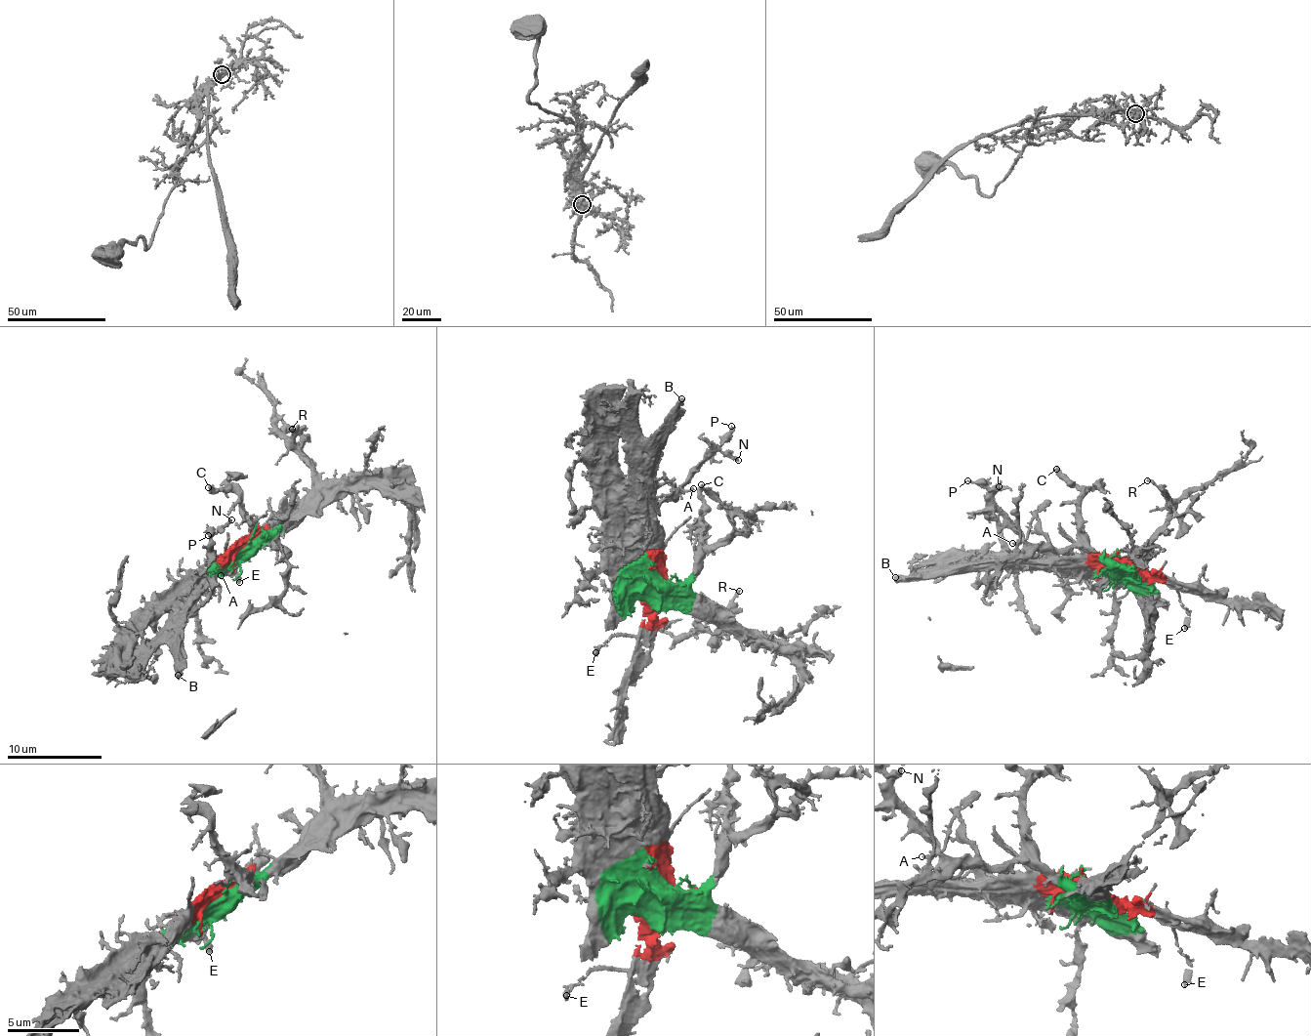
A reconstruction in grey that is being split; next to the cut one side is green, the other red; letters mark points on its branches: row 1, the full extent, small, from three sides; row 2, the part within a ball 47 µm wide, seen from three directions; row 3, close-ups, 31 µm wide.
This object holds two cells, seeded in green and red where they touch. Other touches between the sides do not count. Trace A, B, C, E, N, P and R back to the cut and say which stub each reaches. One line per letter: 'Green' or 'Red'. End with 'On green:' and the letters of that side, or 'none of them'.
A: Red
B: Red
C: Green
E: Red
N: Red
P: Red
R: Green
On green: C, R

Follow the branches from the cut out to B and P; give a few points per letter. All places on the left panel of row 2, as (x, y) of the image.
B: (244, 548), (203, 579), (184, 610), (174, 653), (178, 675)
P: (244, 548), (199, 578), (209, 572), (208, 536)

